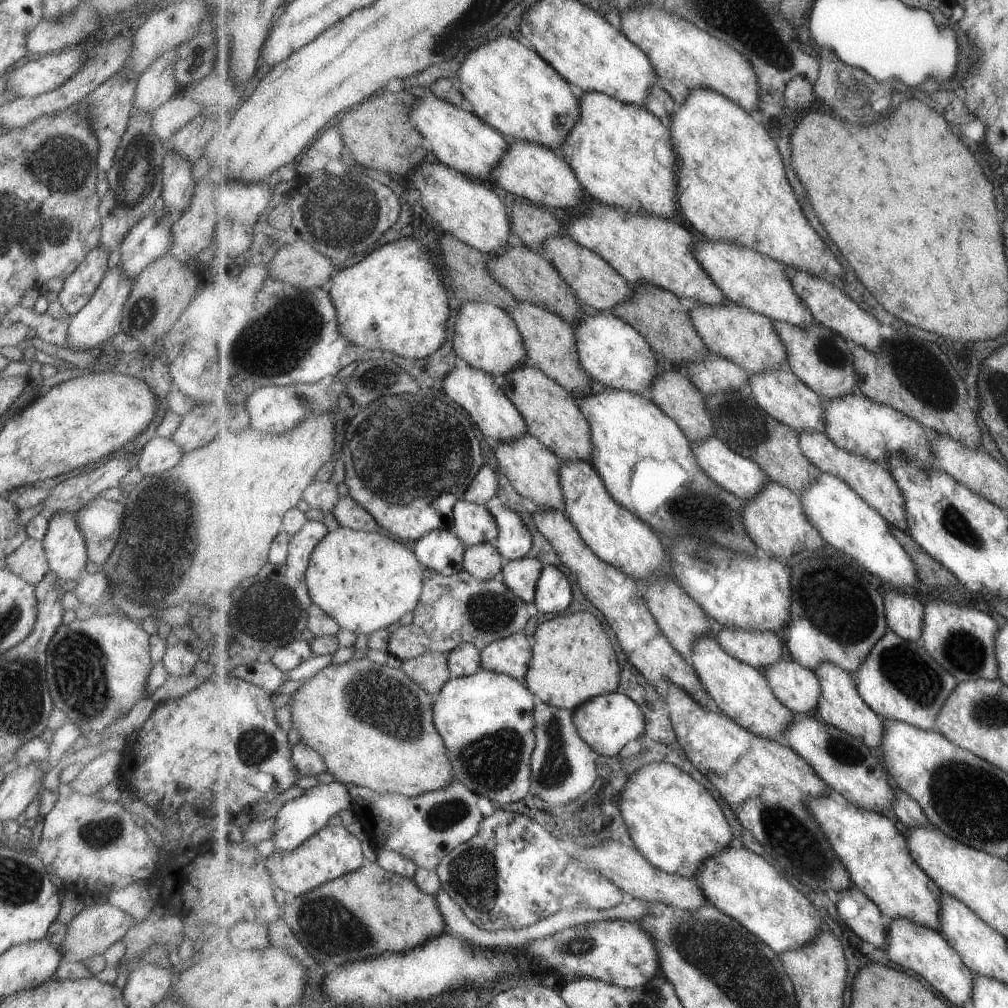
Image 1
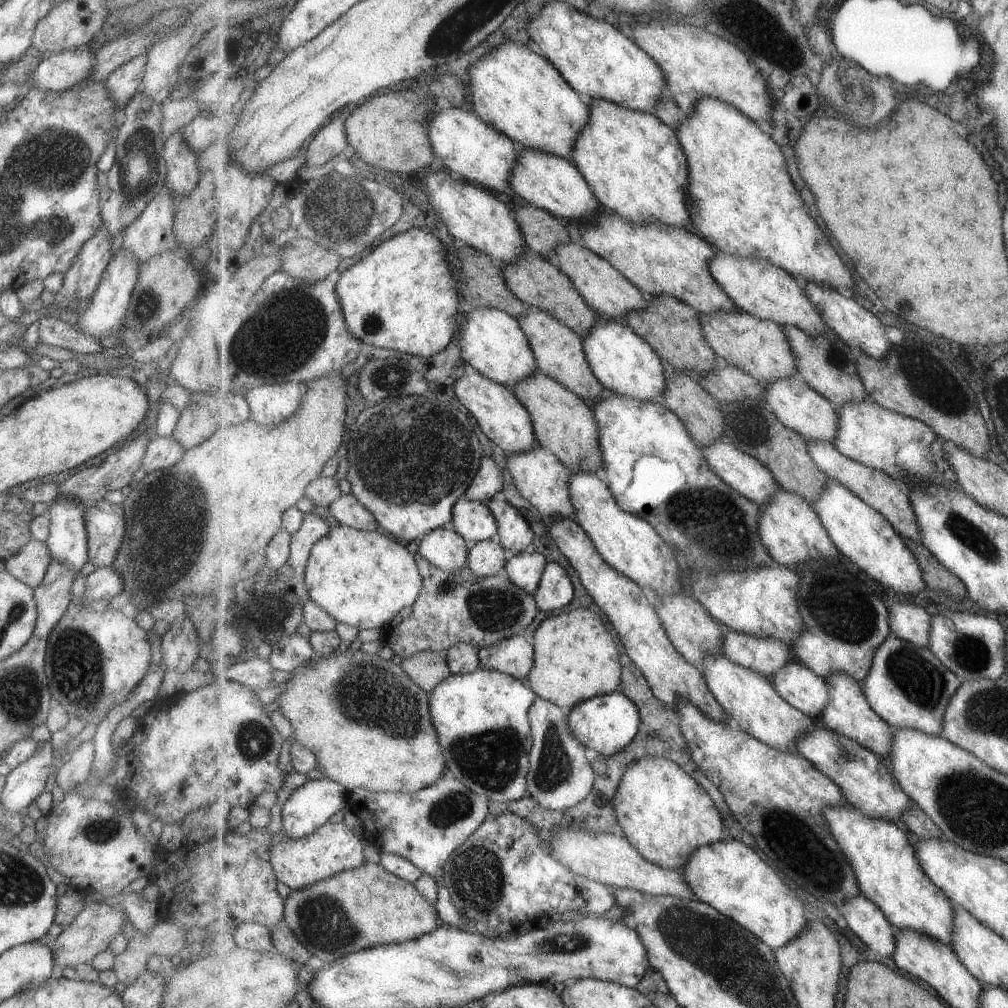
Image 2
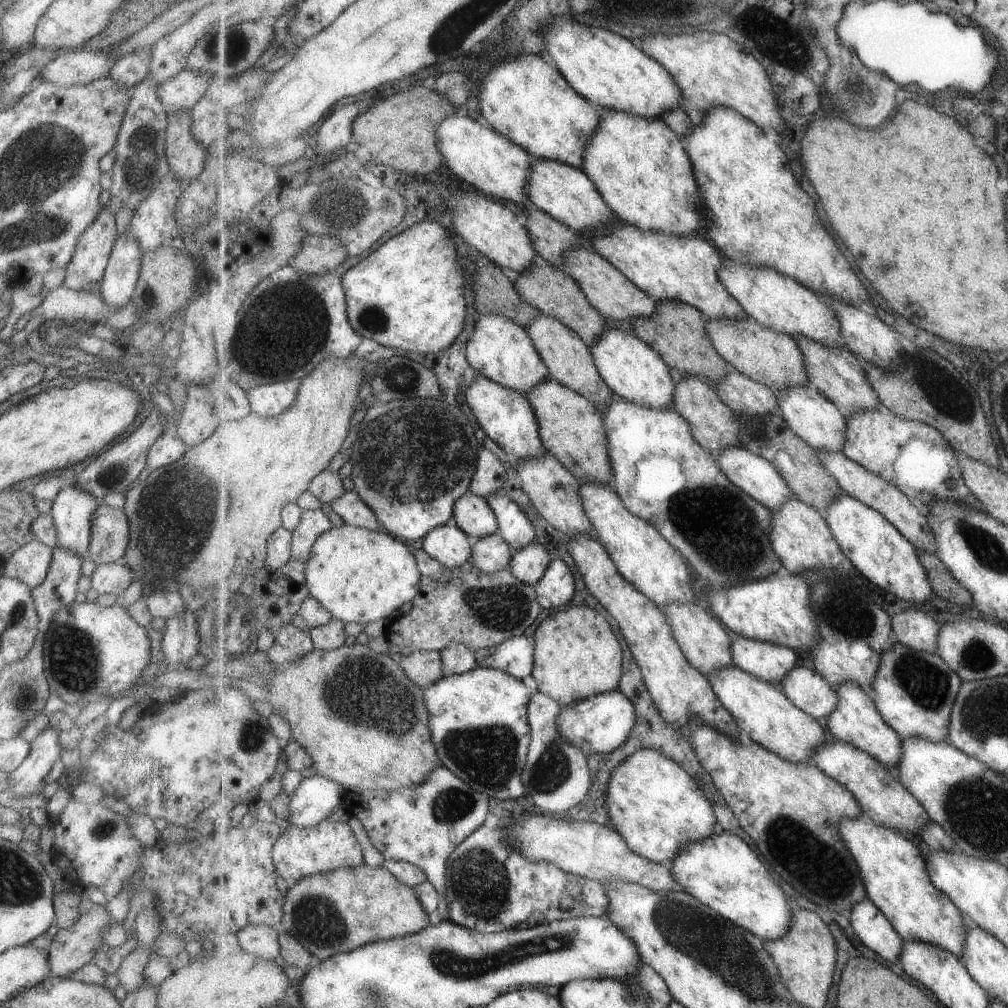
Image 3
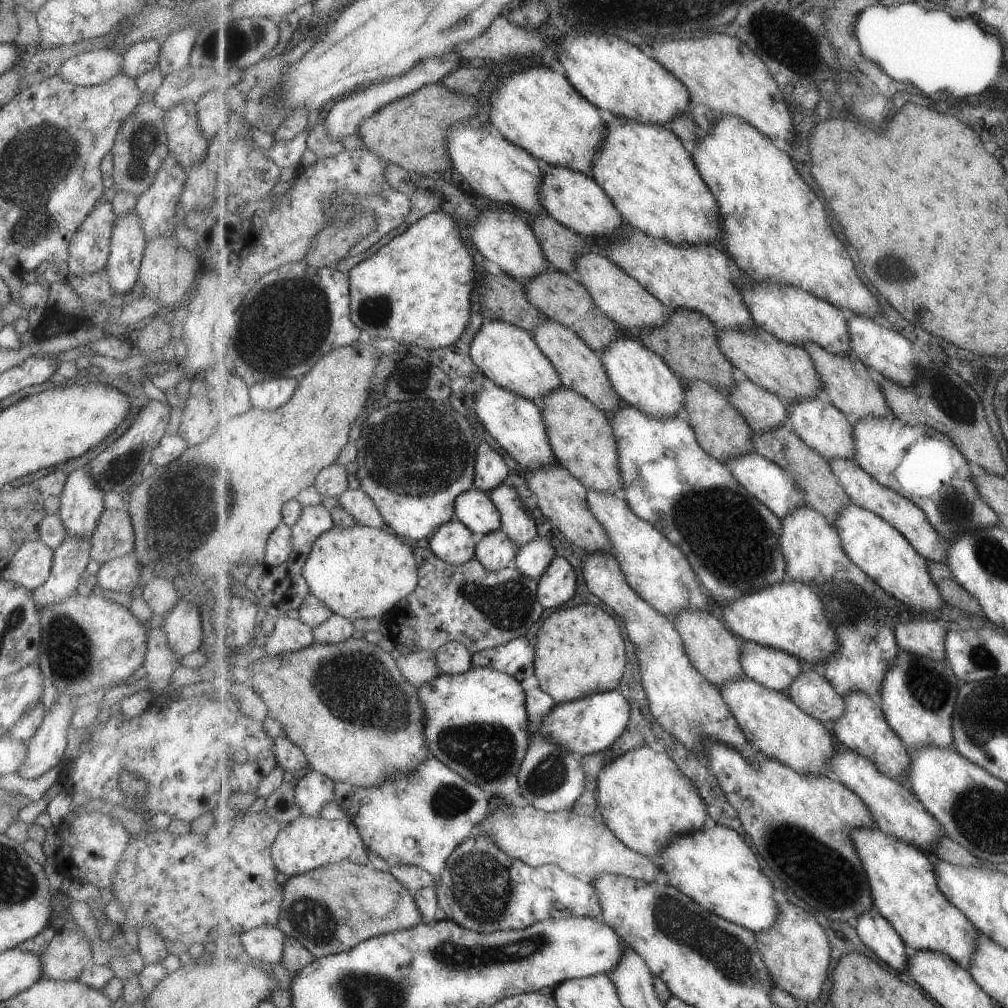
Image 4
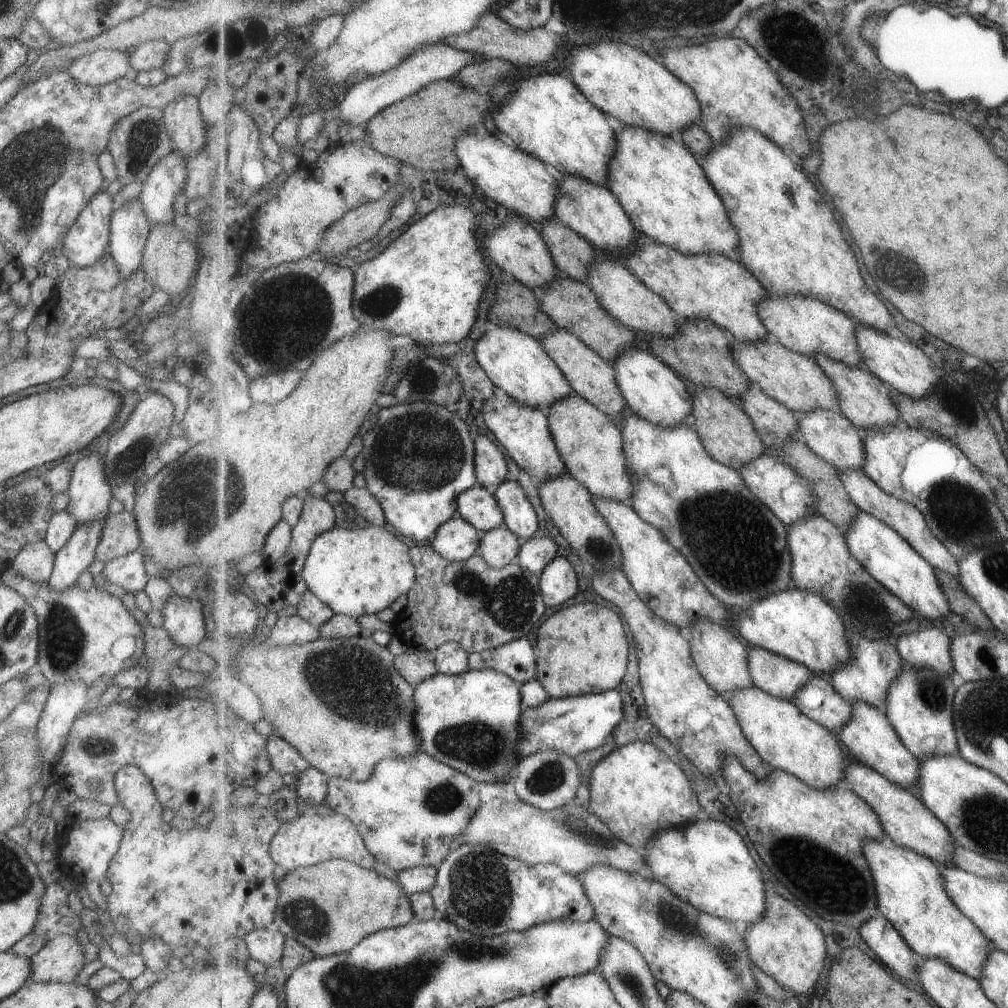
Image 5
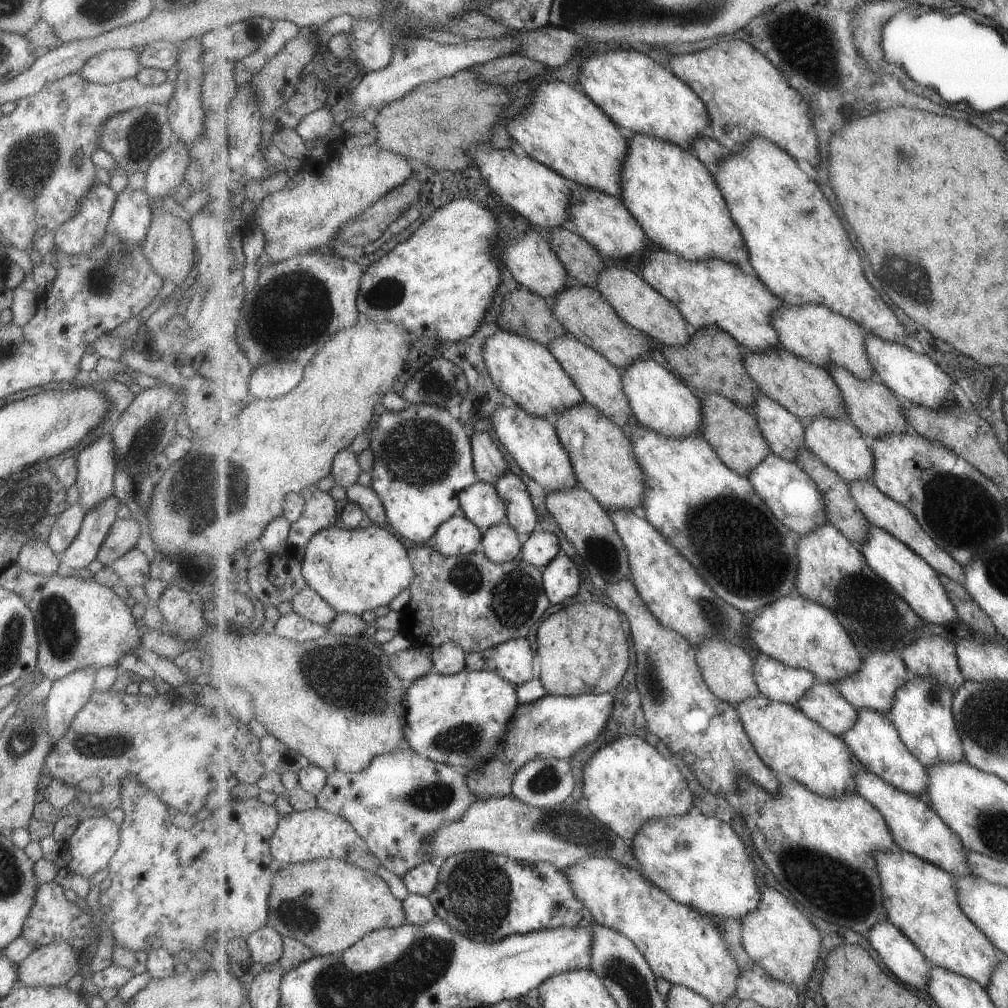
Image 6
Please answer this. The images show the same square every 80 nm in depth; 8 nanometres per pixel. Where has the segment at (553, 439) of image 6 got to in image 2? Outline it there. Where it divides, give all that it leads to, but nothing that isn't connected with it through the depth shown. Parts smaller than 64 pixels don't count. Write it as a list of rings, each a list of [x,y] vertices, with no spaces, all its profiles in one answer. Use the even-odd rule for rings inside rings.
[[[468,366],[465,376],[457,381],[456,391],[461,404],[473,412],[481,431],[506,454],[521,454],[539,444],[532,414],[511,387],[485,376],[485,373],[479,372],[475,367]]]

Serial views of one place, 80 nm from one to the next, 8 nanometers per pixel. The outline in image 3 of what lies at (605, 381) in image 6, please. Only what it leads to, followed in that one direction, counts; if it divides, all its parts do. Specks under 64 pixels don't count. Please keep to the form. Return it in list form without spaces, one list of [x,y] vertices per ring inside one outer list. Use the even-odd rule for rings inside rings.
[[[541,314],[527,326],[527,329],[553,378],[575,392],[581,393],[602,409],[617,398],[614,390],[598,371],[592,350],[572,328],[552,316]]]

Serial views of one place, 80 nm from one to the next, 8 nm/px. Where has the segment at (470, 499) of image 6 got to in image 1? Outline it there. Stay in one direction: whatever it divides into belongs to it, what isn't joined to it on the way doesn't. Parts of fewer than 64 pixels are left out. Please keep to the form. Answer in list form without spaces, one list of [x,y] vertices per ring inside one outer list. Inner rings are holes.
[[[463,498],[454,507],[454,532],[473,546],[484,542],[495,542],[500,531],[497,519],[486,505],[475,504]]]

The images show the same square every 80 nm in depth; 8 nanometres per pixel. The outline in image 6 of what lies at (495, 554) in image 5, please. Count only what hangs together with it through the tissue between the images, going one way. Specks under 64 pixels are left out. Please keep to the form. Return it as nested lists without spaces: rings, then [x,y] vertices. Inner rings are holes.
[[[506,520],[483,532],[481,550],[495,564],[505,564],[520,558],[524,537]]]

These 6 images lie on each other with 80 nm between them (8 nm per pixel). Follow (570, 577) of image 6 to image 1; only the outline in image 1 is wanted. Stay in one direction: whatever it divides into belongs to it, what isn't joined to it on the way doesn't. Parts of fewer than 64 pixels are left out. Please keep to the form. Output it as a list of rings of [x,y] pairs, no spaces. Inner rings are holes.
[[[555,565],[544,567],[536,590],[536,608],[543,614],[557,614],[569,608],[573,590],[569,578]]]

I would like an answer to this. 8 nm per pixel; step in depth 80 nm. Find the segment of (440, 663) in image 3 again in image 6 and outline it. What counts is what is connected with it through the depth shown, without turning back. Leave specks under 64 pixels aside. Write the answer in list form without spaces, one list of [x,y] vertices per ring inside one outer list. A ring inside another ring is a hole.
[[[411,646],[396,652],[391,656],[390,664],[397,677],[411,683],[430,673],[433,668],[431,651],[422,646]]]

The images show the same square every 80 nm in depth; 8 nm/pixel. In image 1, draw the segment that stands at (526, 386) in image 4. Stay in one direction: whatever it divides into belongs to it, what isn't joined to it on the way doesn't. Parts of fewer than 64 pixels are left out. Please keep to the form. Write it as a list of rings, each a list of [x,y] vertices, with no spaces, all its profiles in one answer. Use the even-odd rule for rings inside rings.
[[[473,301],[463,305],[456,317],[452,342],[464,363],[492,374],[497,380],[517,367],[528,364],[524,336],[509,311],[491,303]]]

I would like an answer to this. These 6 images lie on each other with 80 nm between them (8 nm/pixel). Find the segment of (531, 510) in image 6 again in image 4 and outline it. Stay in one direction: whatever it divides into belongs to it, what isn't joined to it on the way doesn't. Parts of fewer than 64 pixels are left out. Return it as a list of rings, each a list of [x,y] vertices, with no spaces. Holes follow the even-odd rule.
[[[503,484],[490,493],[493,504],[501,512],[503,532],[515,540],[519,547],[525,546],[538,538],[538,528],[531,510],[523,504],[517,488]]]

